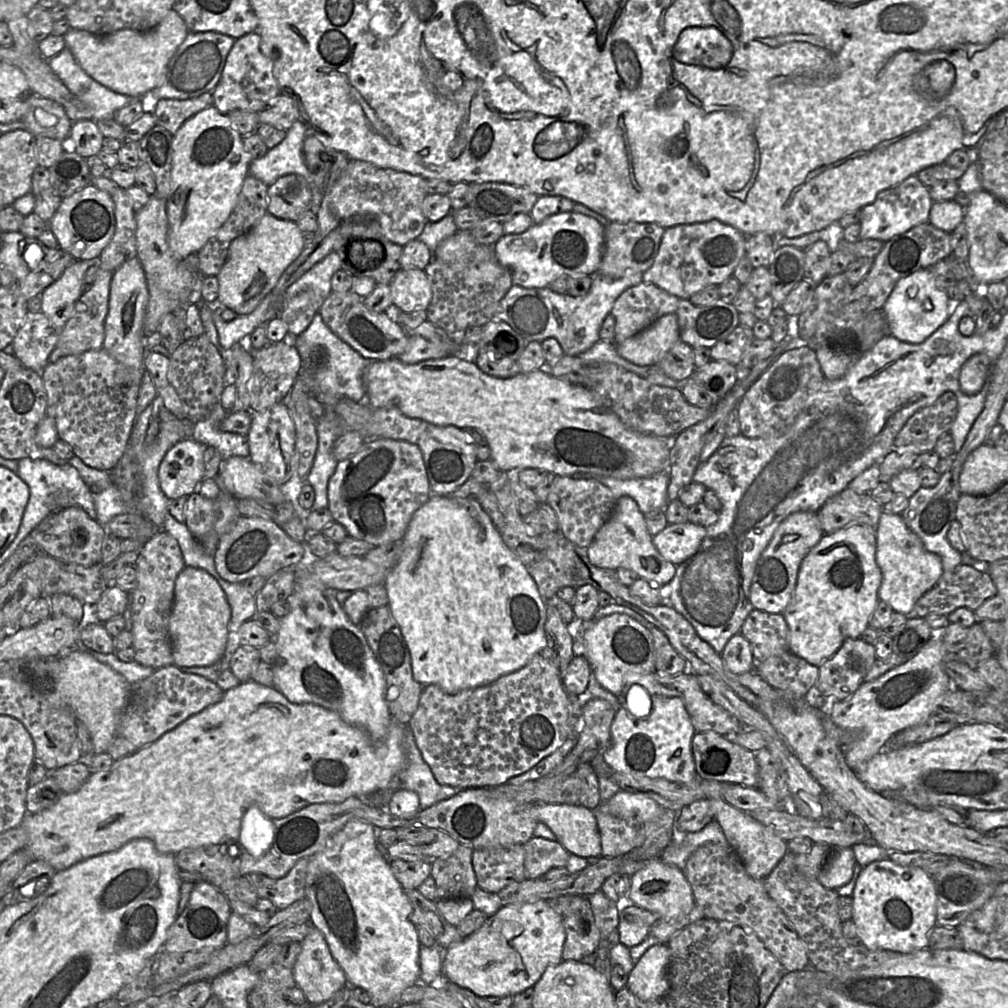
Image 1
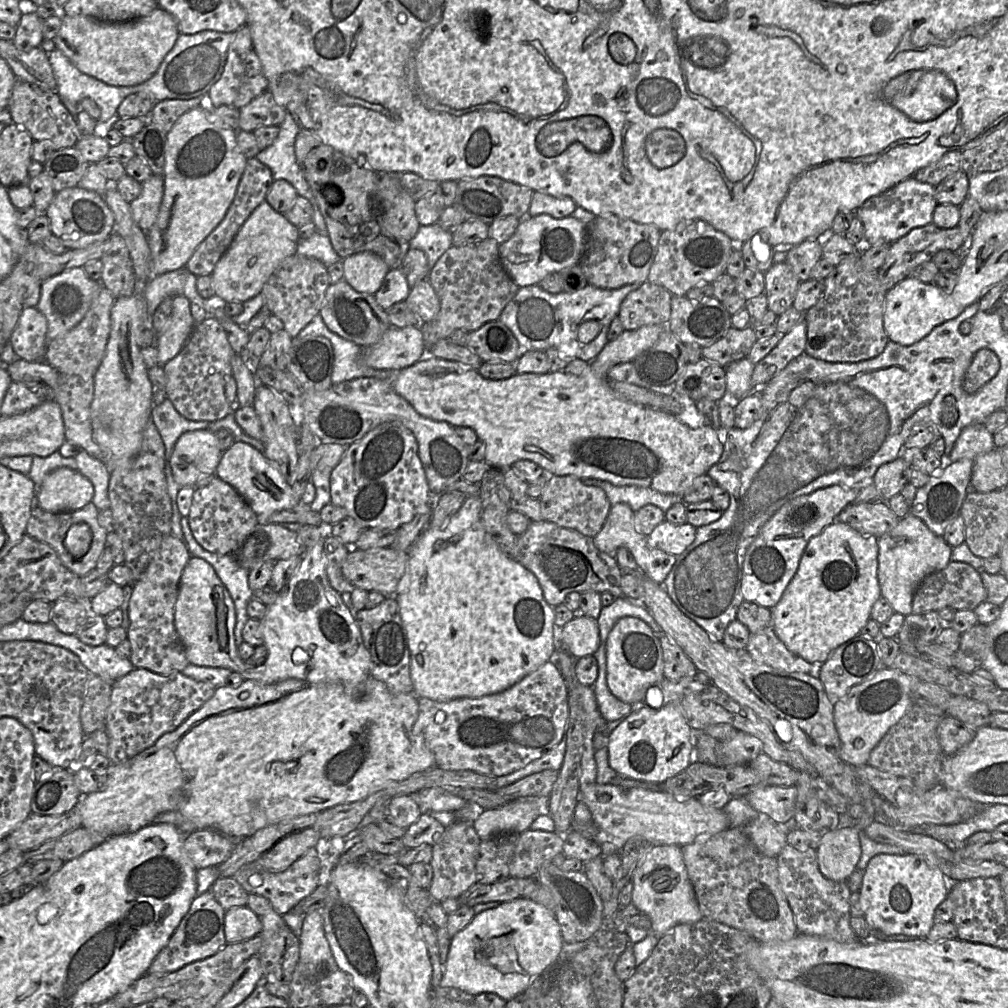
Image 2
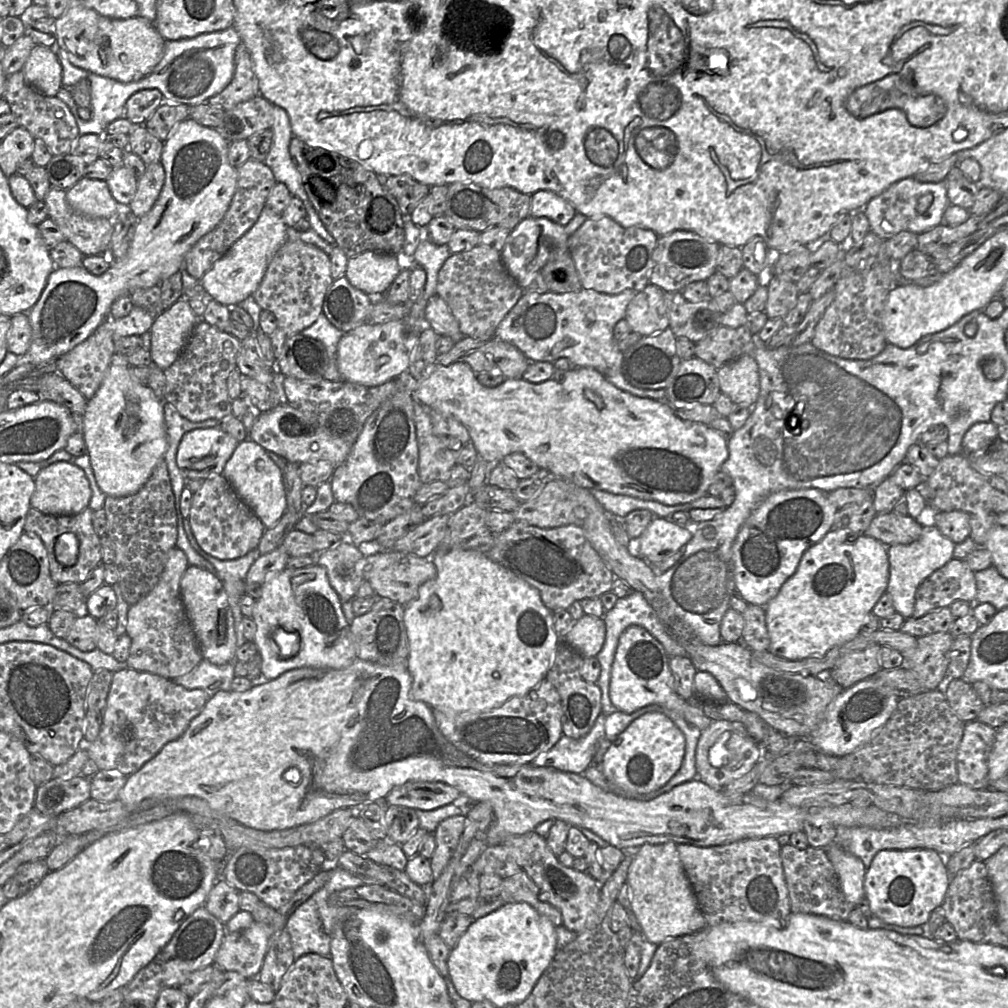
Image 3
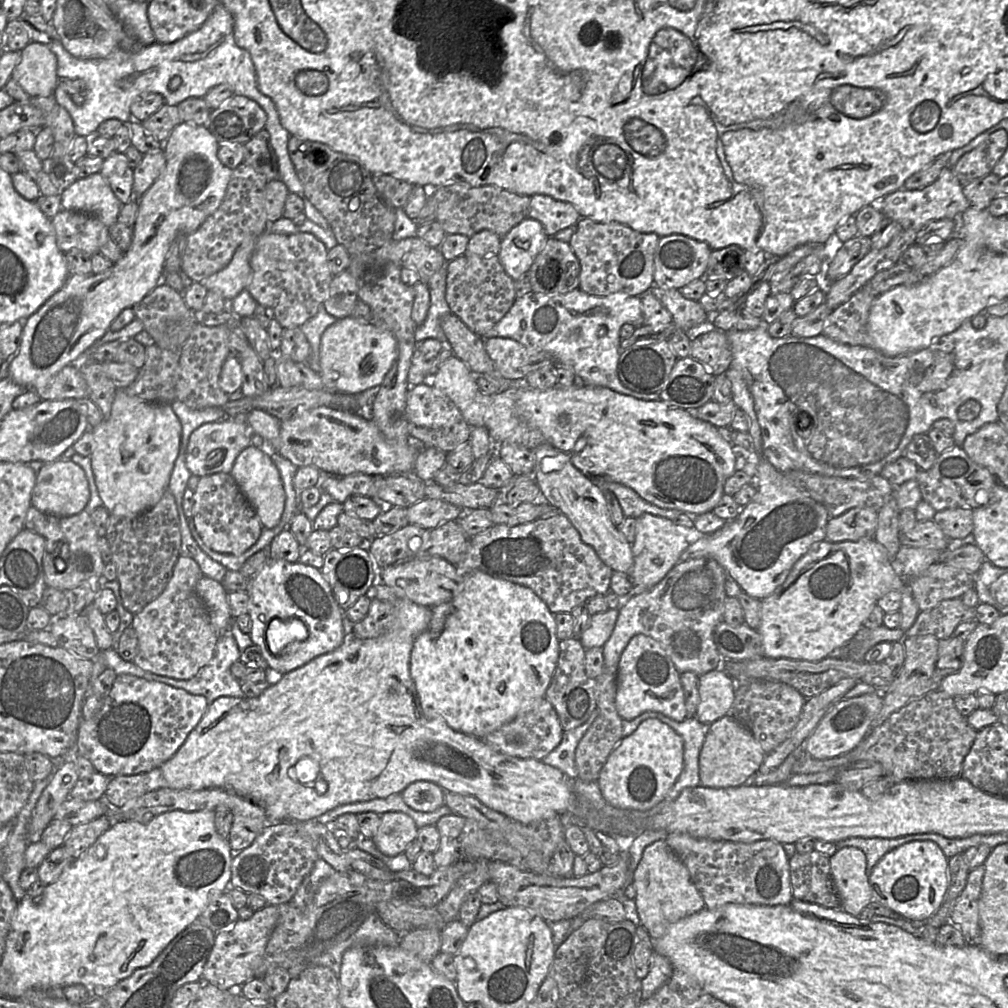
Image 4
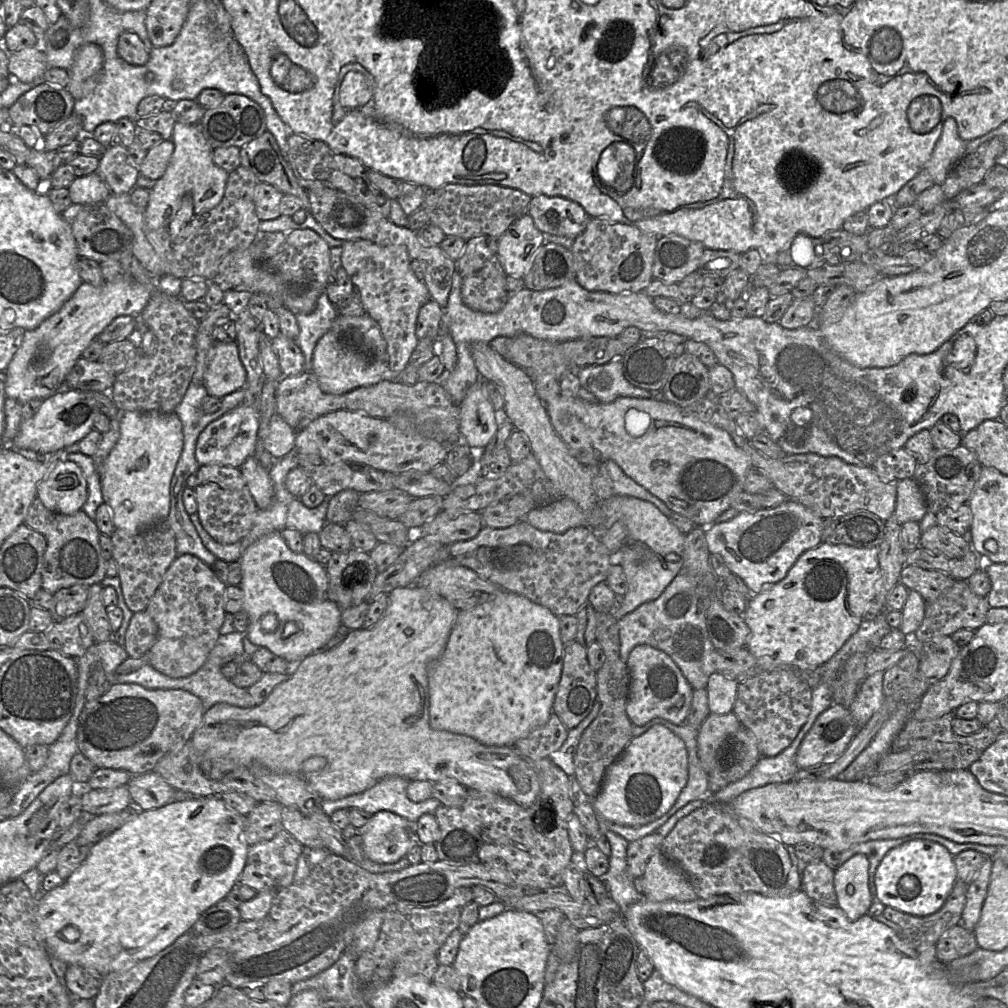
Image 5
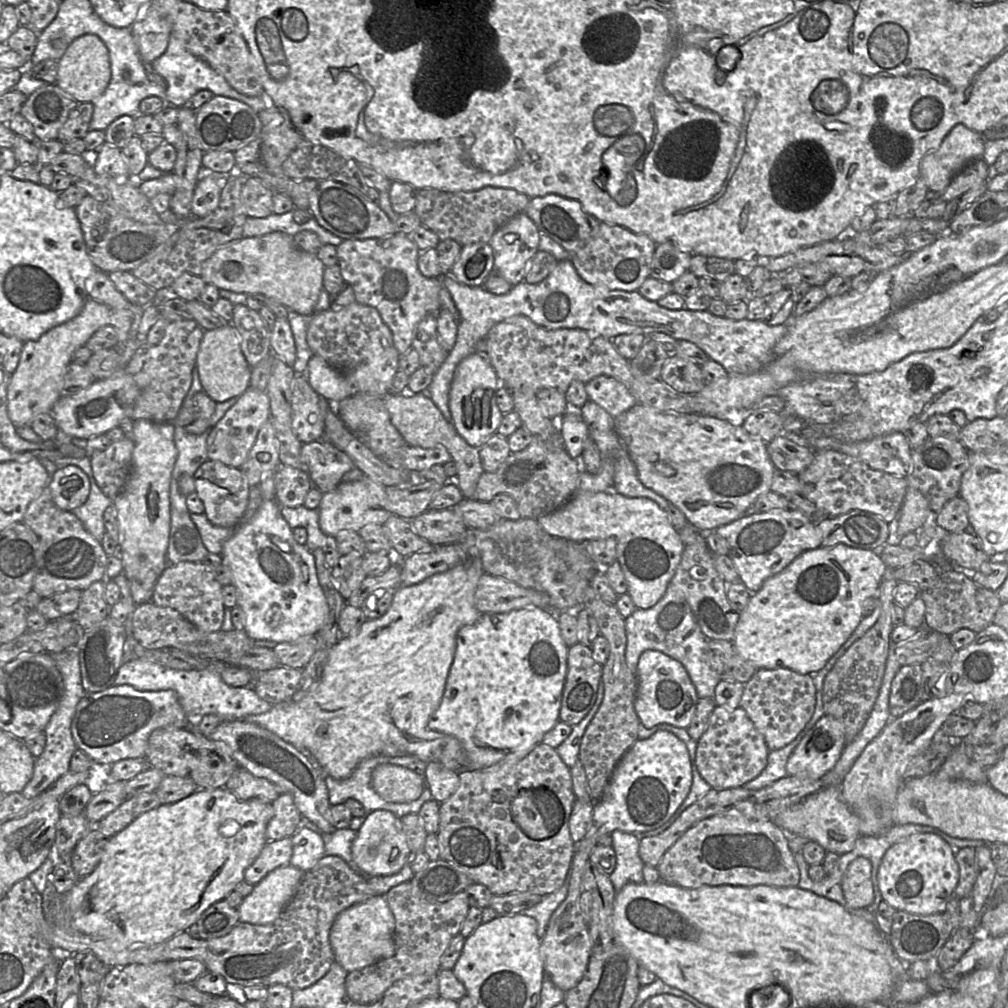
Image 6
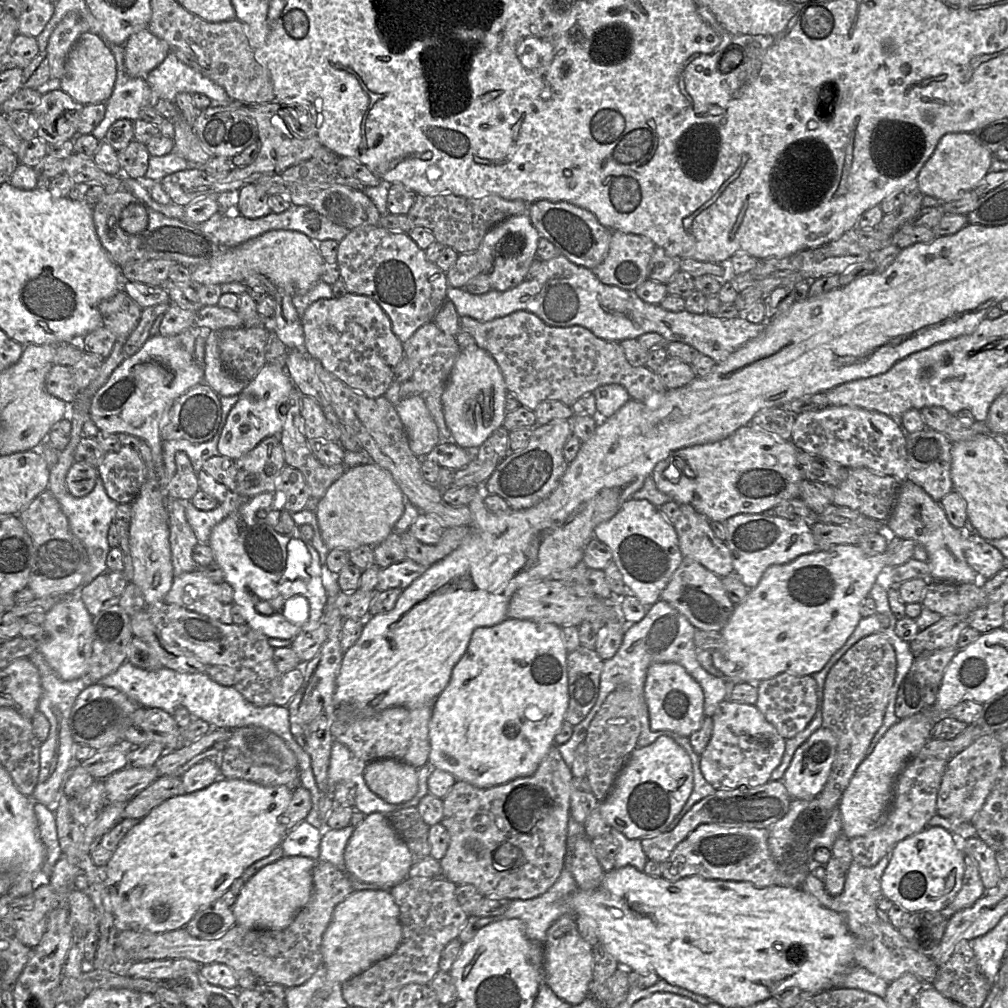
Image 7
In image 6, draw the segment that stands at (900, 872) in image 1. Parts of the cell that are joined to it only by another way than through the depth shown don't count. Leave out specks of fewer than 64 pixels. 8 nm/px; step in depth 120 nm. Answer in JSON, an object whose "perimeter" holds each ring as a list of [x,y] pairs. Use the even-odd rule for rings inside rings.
{"perimeter":[[[917,833],[886,851],[877,879],[883,900],[896,910],[920,915],[935,914],[954,896],[959,867],[953,848],[944,839],[933,833]]]}

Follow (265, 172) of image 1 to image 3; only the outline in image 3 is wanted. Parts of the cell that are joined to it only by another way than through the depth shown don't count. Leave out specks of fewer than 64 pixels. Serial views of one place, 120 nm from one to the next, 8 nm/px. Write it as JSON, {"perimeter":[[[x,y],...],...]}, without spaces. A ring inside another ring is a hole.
{"perimeter":[[[274,105],[274,123],[271,129],[272,144],[264,163],[272,170],[276,182],[284,183],[291,195],[298,197],[304,205],[312,205],[289,152],[293,134],[288,113],[280,106]]]}

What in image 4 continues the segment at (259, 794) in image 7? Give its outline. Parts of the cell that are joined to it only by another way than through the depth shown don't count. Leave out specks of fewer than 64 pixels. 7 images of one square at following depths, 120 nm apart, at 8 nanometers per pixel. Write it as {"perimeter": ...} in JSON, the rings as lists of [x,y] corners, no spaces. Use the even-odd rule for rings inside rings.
{"perimeter":[[[172,810],[155,815],[147,822],[113,821],[111,827],[100,835],[89,849],[74,859],[54,883],[46,885],[42,895],[31,897],[26,894],[18,901],[1,960],[2,967],[9,972],[13,980],[10,997],[20,998],[29,990],[65,988],[74,984],[105,990],[128,978],[136,969],[149,966],[179,933],[198,919],[218,894],[230,887],[231,862],[235,853],[232,852],[228,839],[217,833],[214,821],[215,812],[212,810]]]}

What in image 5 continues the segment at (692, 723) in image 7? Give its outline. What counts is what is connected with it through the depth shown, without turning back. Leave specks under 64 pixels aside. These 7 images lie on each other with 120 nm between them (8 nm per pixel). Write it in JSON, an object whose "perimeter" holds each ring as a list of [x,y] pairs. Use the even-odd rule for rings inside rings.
{"perimeter":[[[640,644],[632,649],[626,664],[630,673],[626,713],[634,725],[645,725],[654,718],[663,718],[674,724],[686,723],[693,688],[669,655]]]}

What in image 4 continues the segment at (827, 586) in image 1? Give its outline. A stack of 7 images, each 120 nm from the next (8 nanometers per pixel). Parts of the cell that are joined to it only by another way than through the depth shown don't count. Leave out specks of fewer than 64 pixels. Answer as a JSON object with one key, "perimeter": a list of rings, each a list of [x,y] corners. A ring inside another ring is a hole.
{"perimeter":[[[824,539],[814,545],[793,566],[786,580],[761,601],[761,619],[757,629],[763,655],[771,659],[817,662],[836,655],[862,628],[880,598],[907,586],[893,570],[886,549],[874,539],[832,543]]]}

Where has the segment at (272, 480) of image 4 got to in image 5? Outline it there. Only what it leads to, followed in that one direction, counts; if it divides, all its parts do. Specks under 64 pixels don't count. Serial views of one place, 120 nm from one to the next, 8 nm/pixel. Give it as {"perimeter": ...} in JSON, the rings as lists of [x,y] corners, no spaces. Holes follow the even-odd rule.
{"perimeter":[[[252,455],[239,467],[258,509],[267,509],[274,502],[274,489],[266,470]]]}

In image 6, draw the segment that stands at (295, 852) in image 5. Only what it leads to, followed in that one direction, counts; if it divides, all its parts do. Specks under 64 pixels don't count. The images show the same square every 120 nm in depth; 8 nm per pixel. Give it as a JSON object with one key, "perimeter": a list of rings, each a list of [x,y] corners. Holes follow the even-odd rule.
{"perimeter":[[[290,837],[268,841],[258,857],[245,870],[244,881],[256,885],[274,869],[290,865],[292,853],[293,844]]]}

